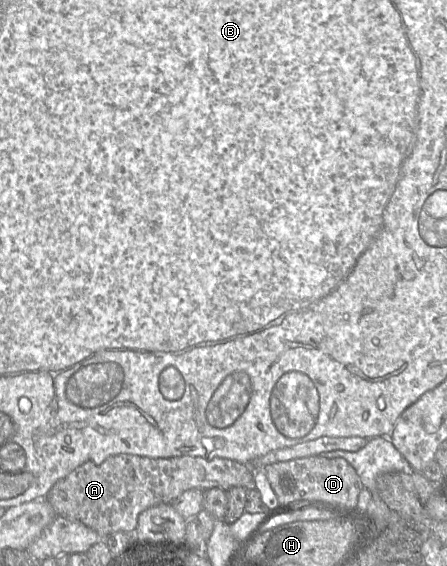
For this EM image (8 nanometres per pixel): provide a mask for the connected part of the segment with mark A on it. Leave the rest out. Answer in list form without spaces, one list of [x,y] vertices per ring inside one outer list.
[[[117,454],[101,464],[88,461],[59,480],[46,495],[56,516],[78,521],[107,537],[118,531],[134,533],[139,514],[159,504],[170,504],[189,489],[208,490],[253,487],[254,469],[227,458],[206,459],[193,456],[149,458]]]

